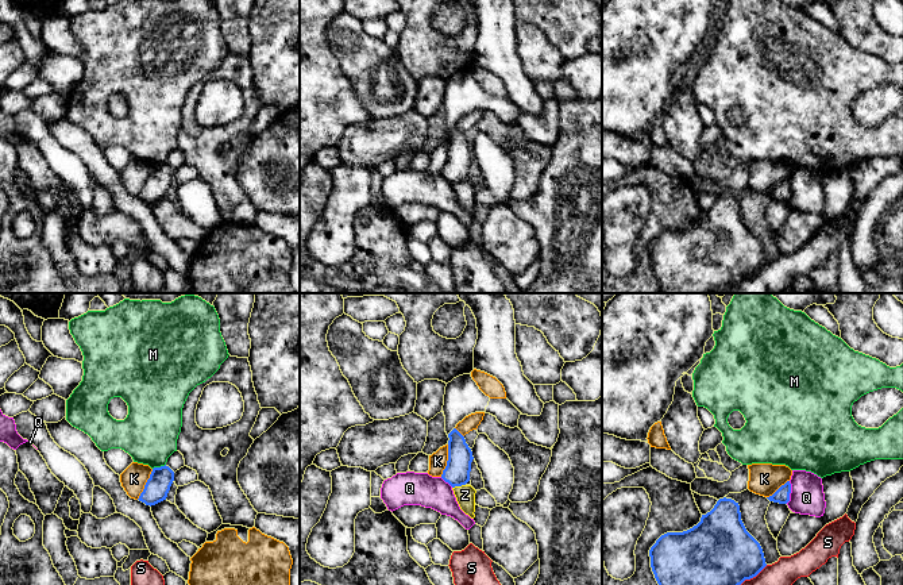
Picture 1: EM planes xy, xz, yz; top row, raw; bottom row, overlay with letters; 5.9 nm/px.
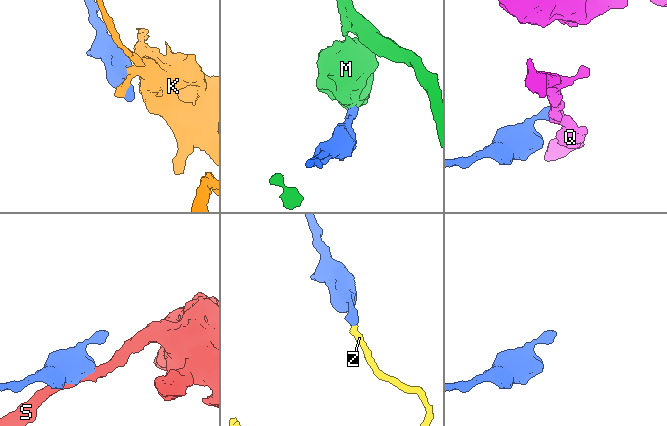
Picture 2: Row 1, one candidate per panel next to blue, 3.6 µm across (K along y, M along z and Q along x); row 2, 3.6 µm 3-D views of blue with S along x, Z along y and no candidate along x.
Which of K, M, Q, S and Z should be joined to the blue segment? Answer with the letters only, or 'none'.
none

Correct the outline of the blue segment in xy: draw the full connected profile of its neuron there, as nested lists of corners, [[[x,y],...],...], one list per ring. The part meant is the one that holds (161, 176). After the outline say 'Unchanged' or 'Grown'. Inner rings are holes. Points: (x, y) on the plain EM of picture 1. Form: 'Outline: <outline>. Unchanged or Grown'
Outline: [[[169,163],[154,165],[138,197],[150,204],[166,197],[173,178],[174,169]]]. Unchanged

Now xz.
Outline: [[[456,126],[448,131],[448,135],[448,158],[441,176],[452,185],[462,184],[470,178],[472,149]]]. Unchanged

